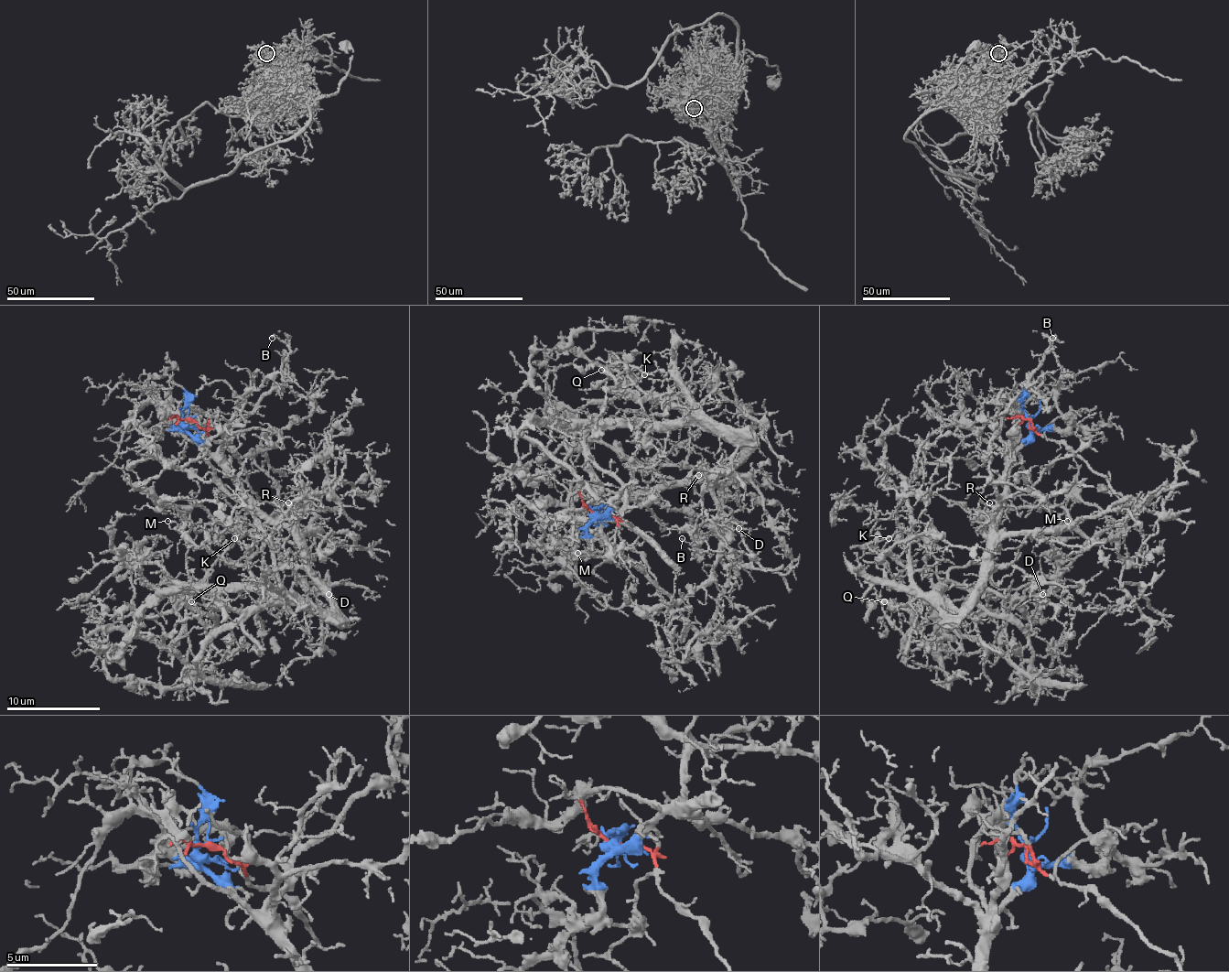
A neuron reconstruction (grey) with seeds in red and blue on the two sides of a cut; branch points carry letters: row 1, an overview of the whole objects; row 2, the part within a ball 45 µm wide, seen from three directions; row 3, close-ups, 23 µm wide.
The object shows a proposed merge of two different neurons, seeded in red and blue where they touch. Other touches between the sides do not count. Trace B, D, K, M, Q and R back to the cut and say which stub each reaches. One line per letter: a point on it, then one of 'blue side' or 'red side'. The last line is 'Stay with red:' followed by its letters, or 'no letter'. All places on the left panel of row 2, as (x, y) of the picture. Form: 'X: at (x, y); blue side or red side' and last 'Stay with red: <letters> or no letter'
B: at (272, 338); blue side
D: at (328, 594); blue side
K: at (234, 538); blue side
M: at (167, 521); red side
Q: at (191, 601); blue side
R: at (288, 502); blue side
Stay with red: M

